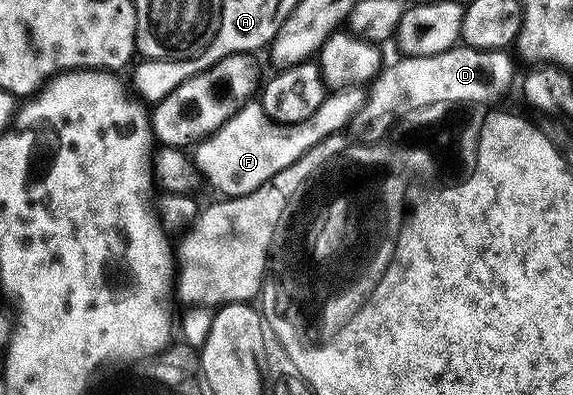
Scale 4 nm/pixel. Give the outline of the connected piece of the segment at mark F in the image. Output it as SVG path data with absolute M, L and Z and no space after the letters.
M344 88L324 97L321 108L300 122L275 122L264 112L258 101L242 106L223 127L203 139L193 150L193 161L199 172L217 189L220 195L236 198L245 196L265 184L281 168L289 168L293 160L301 160L309 148L321 144L330 134L346 131L351 118L361 107L365 94L359 88Z

